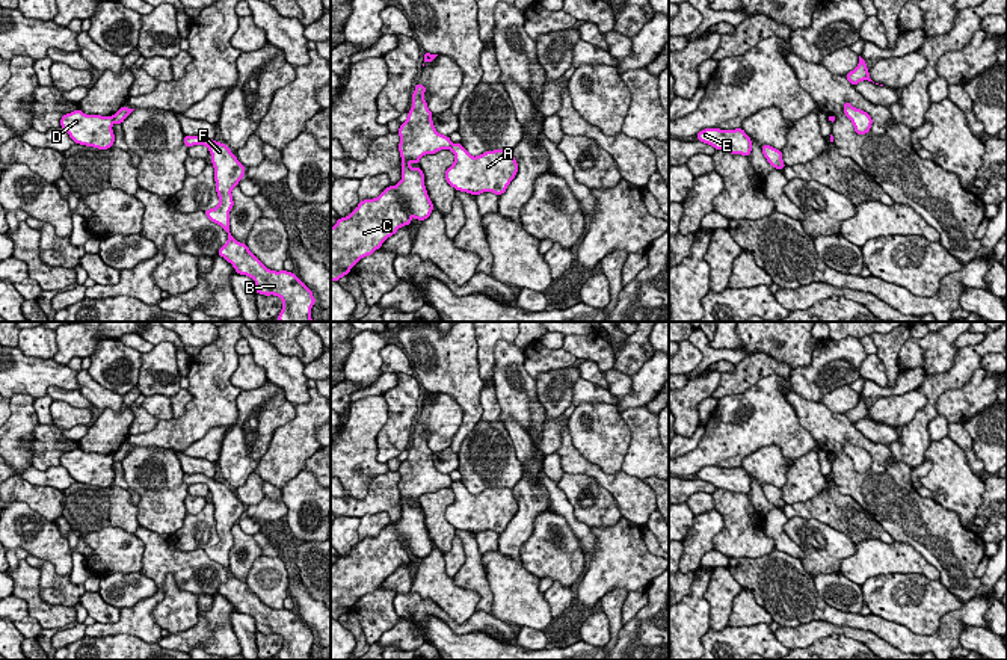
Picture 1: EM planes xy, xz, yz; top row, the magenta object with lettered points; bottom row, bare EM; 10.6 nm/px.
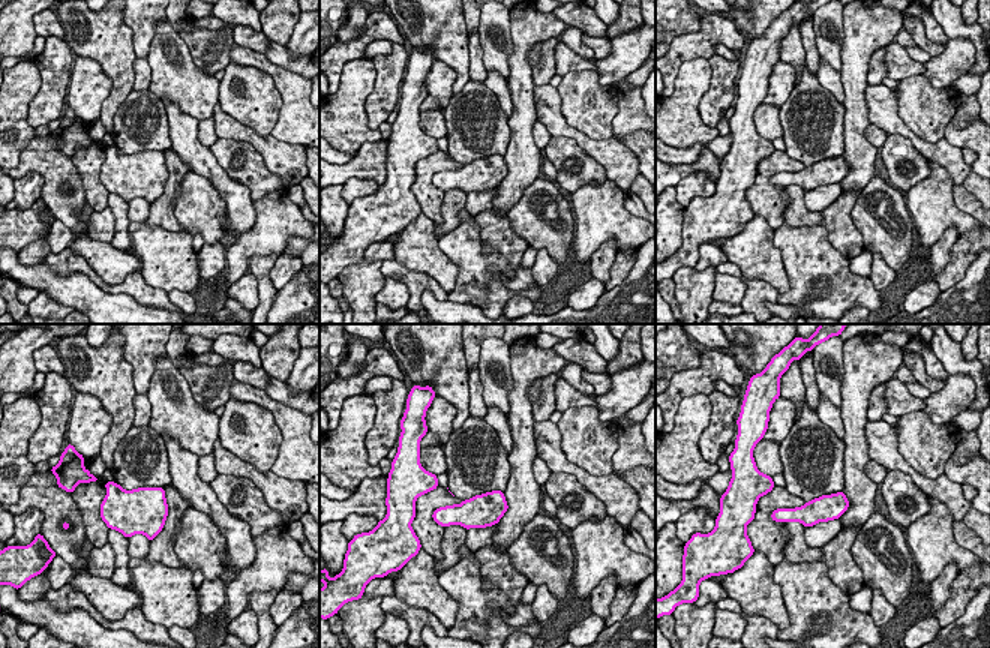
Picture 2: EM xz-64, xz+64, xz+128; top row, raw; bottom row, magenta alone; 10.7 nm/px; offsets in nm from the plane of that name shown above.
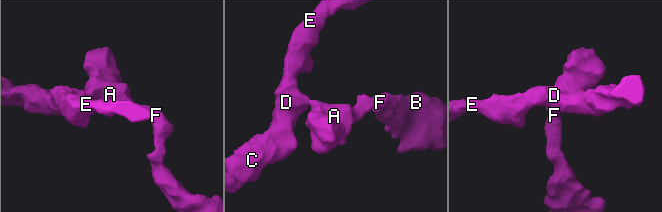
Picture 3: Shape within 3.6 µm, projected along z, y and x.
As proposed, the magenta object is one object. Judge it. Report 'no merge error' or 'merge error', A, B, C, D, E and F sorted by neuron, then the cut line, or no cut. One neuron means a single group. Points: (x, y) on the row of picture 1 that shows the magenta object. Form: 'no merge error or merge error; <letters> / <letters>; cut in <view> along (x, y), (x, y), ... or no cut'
merge error; A B F / C D E; cut in xy along (112, 117), (113, 121)

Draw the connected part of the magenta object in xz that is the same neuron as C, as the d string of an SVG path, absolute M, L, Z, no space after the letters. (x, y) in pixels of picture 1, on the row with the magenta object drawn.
M417 83L408 119L399 128L400 183L388 186L374 199L361 201L347 217L340 217L331 228L331 281L340 281L400 227L411 225L412 217L421 222L433 211L421 166L411 168L409 163L420 165L423 156L450 150L453 143L448 136L436 131L424 92L426 86Z

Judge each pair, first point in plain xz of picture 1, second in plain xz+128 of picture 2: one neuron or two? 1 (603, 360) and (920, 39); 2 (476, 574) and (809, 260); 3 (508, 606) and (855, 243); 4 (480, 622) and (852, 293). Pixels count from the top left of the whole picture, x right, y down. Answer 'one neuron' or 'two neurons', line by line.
1: two neurons
2: one neuron
3: one neuron
4: two neurons

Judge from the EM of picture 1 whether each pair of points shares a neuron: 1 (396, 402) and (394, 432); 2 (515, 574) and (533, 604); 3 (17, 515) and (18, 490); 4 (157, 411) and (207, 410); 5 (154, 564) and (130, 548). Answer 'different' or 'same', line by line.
1: same
2: same
3: different
4: different
5: different

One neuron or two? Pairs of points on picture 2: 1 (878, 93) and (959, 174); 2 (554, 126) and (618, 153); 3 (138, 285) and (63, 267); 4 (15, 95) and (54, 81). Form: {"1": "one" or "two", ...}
{"1": "one", "2": "one", "3": "one", "4": "two"}

